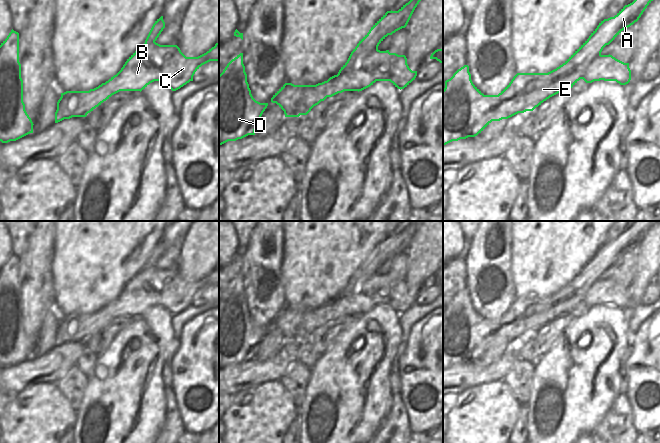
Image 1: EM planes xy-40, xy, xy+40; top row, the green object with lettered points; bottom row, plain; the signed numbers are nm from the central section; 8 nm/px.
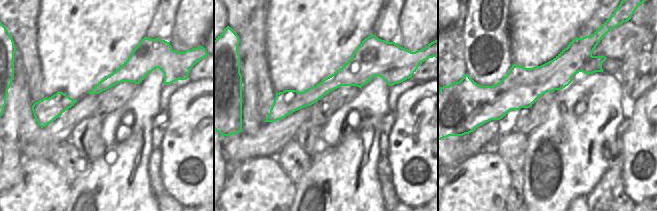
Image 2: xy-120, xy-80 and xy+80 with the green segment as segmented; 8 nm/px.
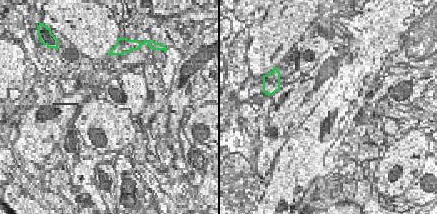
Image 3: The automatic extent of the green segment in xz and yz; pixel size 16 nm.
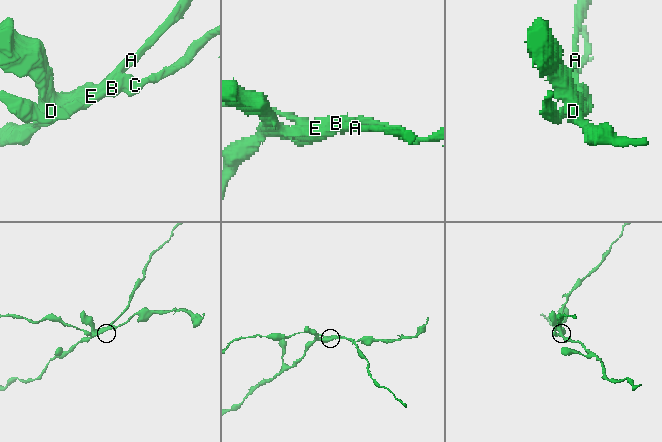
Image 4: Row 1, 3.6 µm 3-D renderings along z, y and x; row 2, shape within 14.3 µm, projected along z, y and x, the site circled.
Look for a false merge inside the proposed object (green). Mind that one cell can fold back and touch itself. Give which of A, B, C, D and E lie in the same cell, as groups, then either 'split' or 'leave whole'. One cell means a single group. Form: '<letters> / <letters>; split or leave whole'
A D E / B C; split

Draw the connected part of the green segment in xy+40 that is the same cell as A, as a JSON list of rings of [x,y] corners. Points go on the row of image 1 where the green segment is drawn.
[[[634,0],[614,17],[604,19],[589,38],[559,67],[548,73],[517,73],[498,95],[484,95],[472,82],[469,66],[464,65],[445,81],[443,89],[443,145],[452,141],[475,137],[492,121],[508,119],[518,113],[533,111],[550,97],[569,91],[583,76],[603,48],[624,29],[639,20],[653,0]]]

